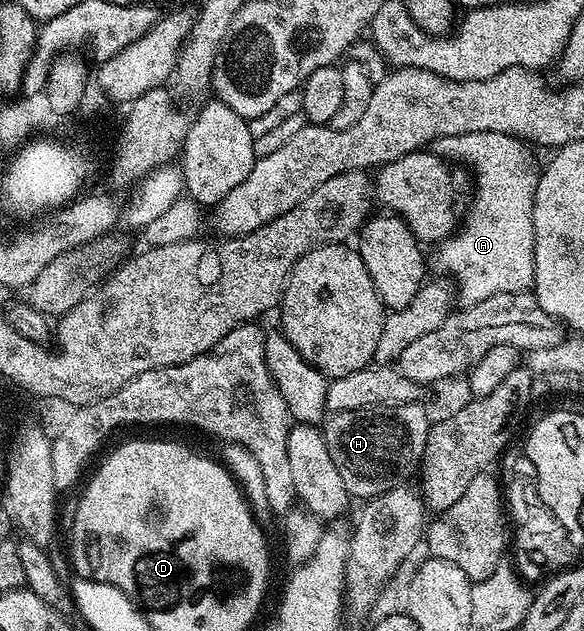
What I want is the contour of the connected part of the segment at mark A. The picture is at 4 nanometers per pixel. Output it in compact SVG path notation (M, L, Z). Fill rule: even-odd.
M473 131L472 134L441 136L432 150L445 160L458 160L472 168L476 176L476 190L462 227L445 238L437 247L438 266L454 276L459 301L466 306L479 304L498 293L525 292L533 287L535 274L534 196L539 173L532 168L529 147L525 141L499 131Z

